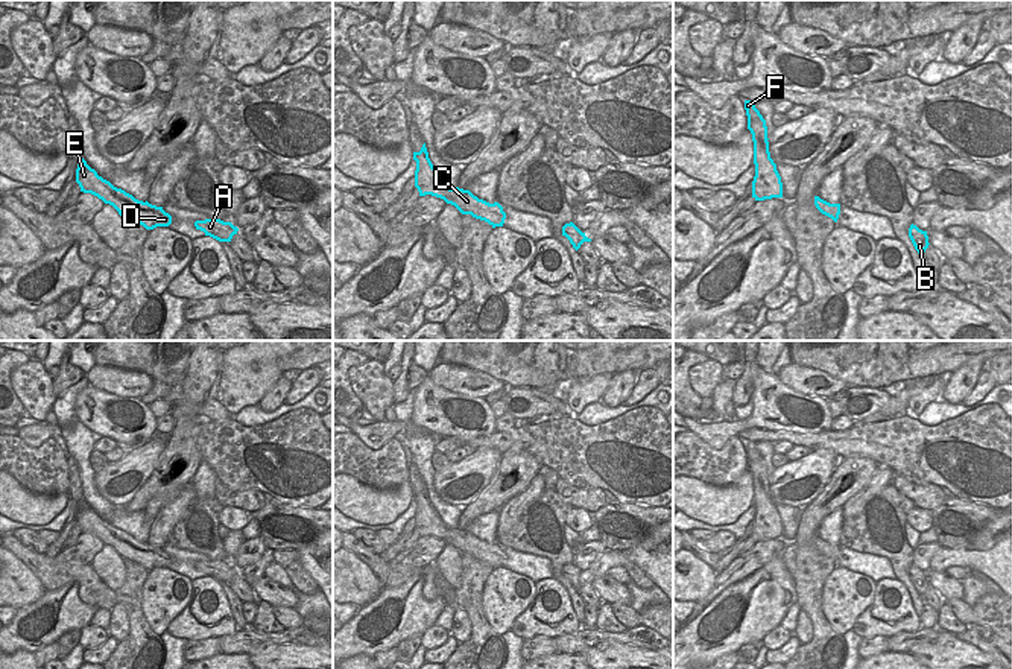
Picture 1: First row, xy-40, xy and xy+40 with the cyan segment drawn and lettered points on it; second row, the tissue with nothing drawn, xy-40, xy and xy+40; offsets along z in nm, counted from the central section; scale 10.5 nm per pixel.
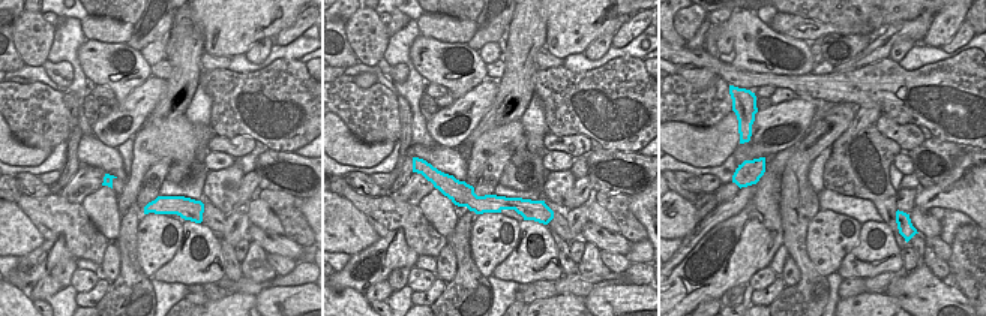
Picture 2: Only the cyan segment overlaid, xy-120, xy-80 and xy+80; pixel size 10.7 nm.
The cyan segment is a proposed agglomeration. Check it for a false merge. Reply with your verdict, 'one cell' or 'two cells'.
one cell

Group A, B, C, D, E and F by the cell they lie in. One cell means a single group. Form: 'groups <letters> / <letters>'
groups A B C D E F

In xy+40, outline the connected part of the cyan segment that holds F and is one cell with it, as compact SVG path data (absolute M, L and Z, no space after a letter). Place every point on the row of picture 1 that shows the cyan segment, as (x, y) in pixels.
M745 100L748 129L754 141L755 176L752 181L752 198L764 201L783 198L783 182L776 164L770 158L766 120L755 108L755 102Z

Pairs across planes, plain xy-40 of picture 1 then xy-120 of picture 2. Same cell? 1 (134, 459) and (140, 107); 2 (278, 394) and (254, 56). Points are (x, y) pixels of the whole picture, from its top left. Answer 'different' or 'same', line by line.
1: same
2: same

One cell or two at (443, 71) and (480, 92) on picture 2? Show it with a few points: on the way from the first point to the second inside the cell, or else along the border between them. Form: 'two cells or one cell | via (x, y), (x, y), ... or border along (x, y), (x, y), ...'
two cells | border along (485, 78), (455, 99)

